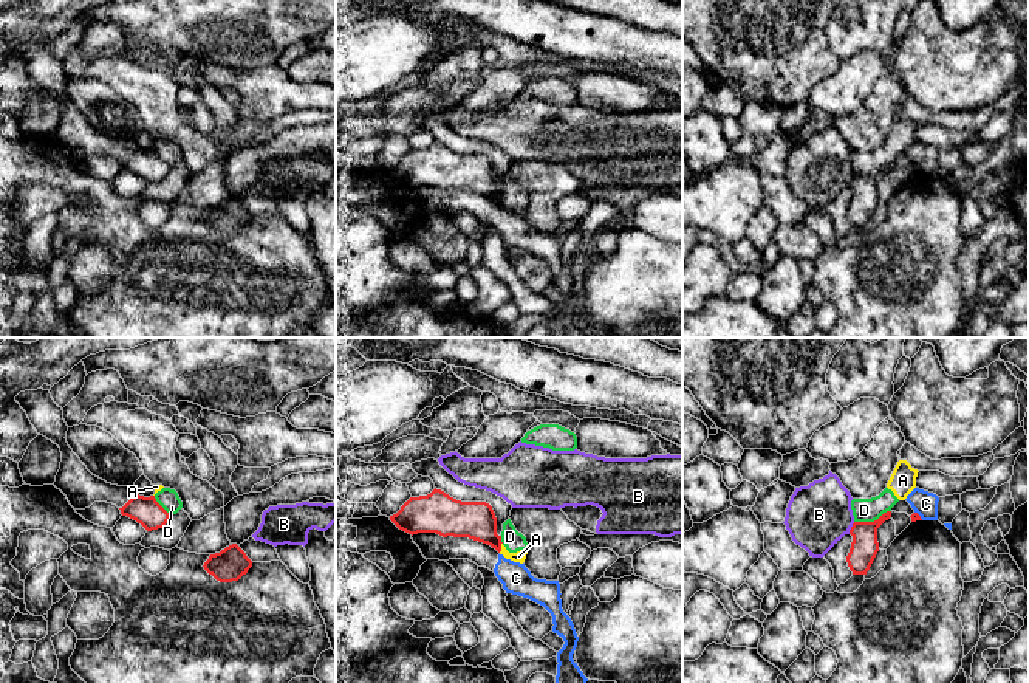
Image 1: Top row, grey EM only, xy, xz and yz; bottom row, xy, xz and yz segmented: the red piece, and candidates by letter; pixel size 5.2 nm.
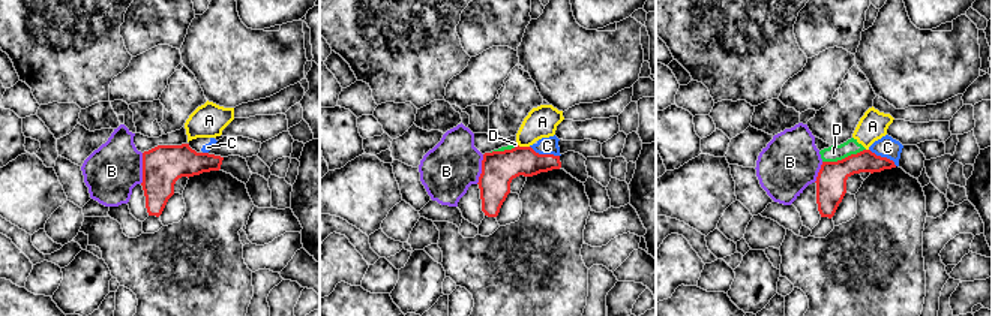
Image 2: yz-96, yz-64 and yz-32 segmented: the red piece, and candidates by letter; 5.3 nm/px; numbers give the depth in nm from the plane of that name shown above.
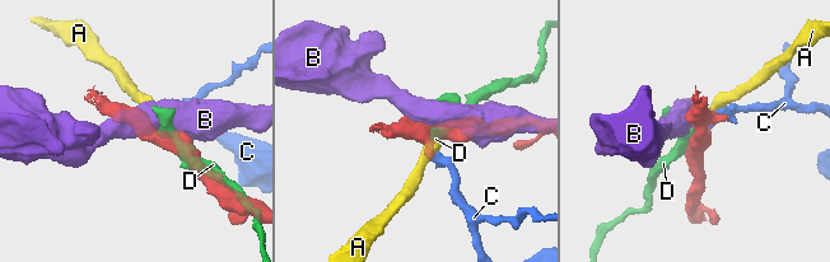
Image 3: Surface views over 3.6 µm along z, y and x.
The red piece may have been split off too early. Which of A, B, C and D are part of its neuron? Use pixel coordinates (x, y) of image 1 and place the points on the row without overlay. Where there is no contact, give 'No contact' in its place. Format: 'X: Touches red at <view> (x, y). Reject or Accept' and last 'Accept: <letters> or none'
A: Touches red at xz (500, 200). Reject
B: Touches red at yz (851, 181). Reject
C: Touches red at yz (919, 169). Reject
D: Touches red at yz (871, 175). Reject
Accept: none

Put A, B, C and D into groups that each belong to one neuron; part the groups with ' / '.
A D / B / C

